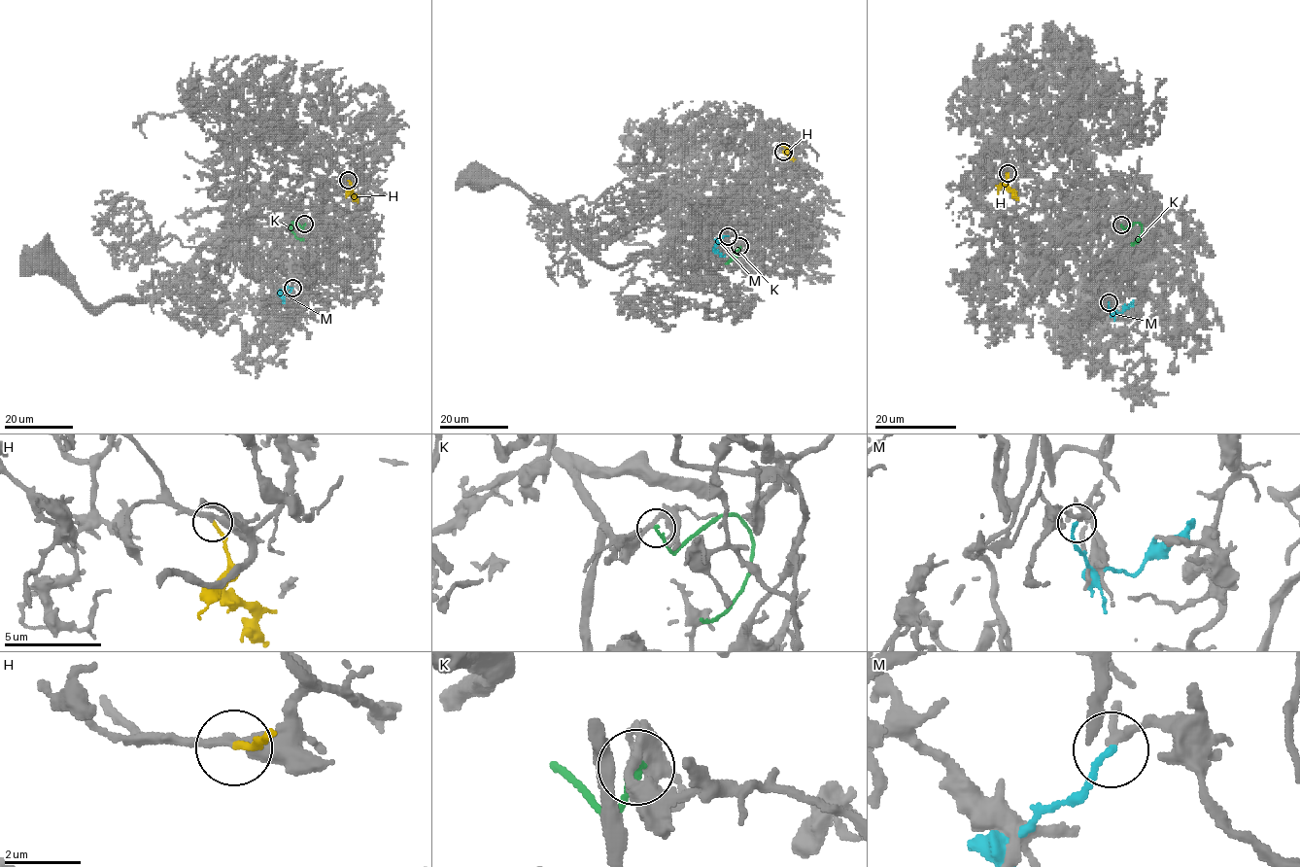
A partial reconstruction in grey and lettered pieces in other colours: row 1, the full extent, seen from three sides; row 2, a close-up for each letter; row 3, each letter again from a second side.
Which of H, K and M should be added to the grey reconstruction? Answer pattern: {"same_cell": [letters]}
{"same_cell": ["H"]}

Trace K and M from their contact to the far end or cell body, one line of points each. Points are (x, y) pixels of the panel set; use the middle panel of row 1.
K: (739, 247), (726, 262), (738, 255)
M: (728, 236), (723, 236), (715, 249), (724, 255)

